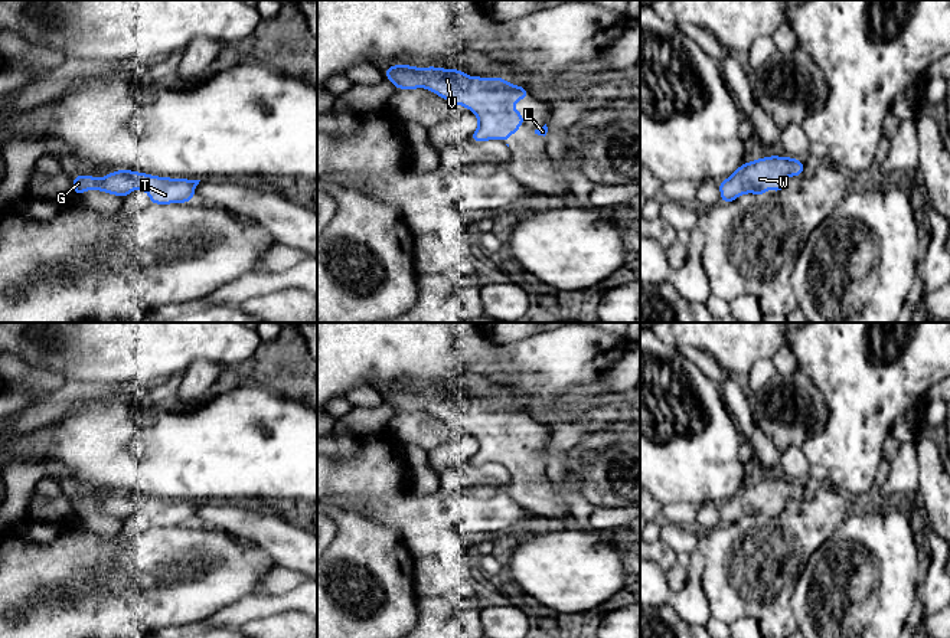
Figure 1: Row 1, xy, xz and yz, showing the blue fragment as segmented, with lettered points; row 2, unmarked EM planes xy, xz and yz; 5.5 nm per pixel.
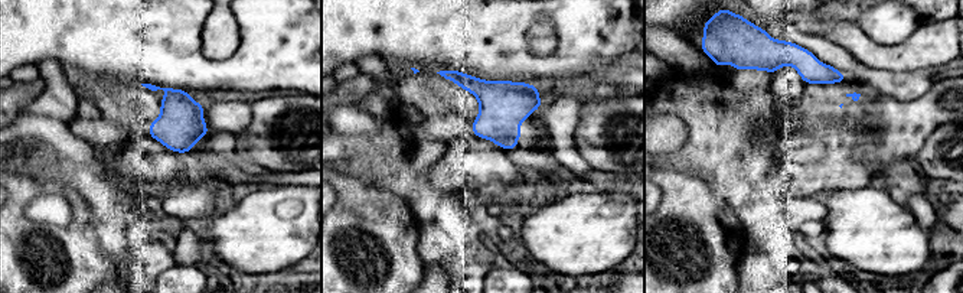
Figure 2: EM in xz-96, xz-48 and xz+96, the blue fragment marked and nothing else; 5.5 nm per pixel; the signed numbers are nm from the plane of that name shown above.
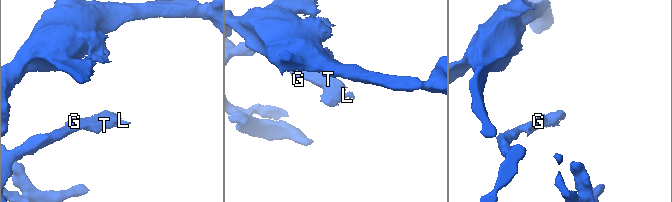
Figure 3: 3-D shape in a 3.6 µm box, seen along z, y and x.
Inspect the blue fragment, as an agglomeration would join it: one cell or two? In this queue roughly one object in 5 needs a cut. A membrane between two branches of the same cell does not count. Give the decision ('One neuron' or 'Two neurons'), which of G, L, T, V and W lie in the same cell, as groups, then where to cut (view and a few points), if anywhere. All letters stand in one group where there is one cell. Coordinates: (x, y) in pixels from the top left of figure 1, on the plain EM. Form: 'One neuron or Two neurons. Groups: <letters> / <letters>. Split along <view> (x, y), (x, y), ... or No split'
One neuron. Groups: G L T V W. No split

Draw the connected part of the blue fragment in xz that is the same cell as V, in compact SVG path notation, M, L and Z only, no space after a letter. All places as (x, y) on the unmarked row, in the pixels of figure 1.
M394 387L385 390L385 400L396 412L425 410L454 428L469 431L479 444L477 452L469 459L474 465L506 464L526 444L513 426L528 421L529 413L502 399L469 399L456 390Z

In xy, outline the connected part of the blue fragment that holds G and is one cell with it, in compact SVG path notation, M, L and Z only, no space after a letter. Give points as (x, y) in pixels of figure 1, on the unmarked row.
M115 493L101 501L79 497L72 501L72 508L75 520L79 520L86 513L101 513L125 520L133 513L141 511L148 517L150 526L172 527L193 523L199 504L200 503L159 500L133 493Z

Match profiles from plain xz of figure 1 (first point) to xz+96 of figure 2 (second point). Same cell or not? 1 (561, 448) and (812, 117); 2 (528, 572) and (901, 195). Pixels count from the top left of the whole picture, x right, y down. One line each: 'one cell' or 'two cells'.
1: two cells
2: two cells

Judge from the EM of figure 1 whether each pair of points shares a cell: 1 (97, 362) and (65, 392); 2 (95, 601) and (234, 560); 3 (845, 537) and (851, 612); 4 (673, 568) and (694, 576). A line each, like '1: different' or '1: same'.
1: different
2: same
3: same
4: different

